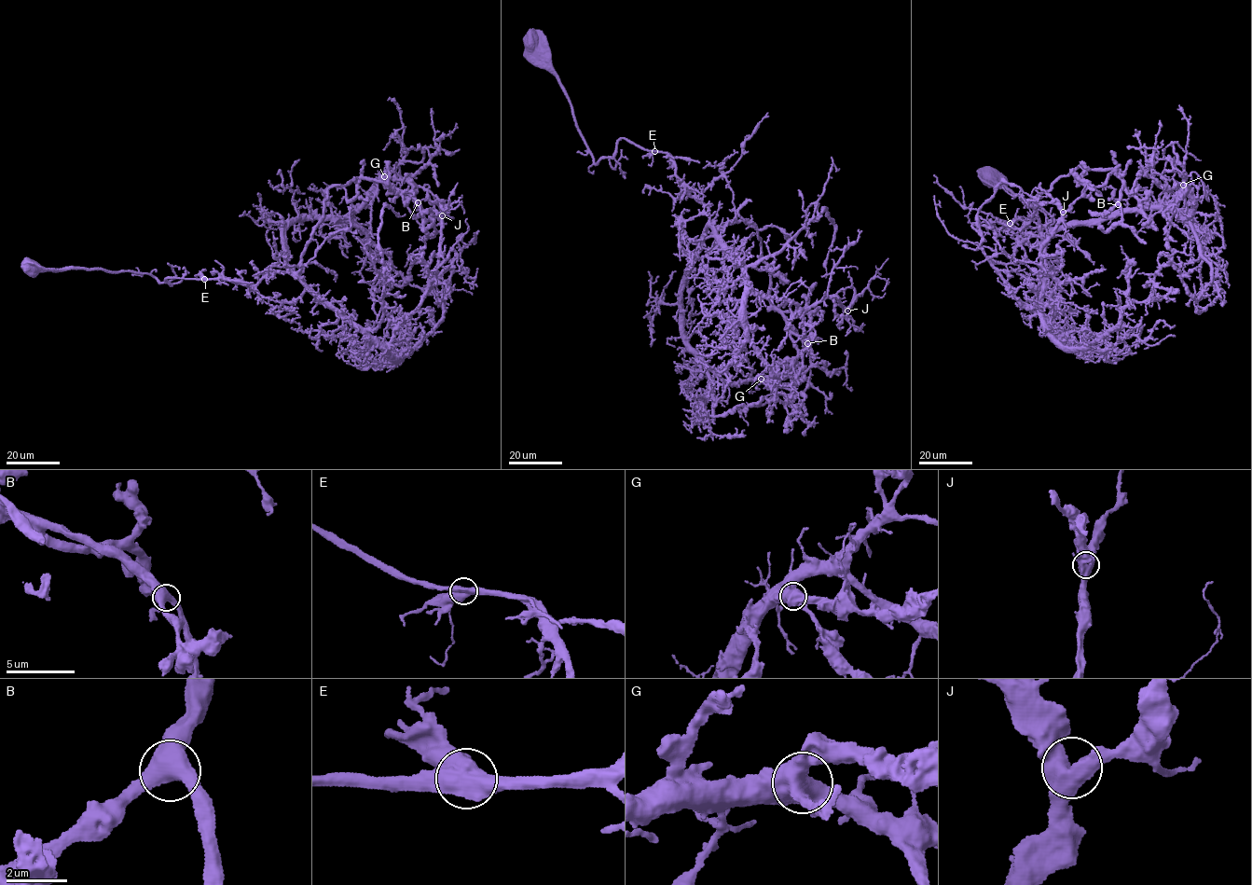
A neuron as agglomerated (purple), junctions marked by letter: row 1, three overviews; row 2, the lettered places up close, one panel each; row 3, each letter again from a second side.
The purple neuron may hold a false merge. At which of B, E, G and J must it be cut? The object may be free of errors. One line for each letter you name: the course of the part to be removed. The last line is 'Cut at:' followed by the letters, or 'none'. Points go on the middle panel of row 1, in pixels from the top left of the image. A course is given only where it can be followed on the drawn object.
Cut at: none

